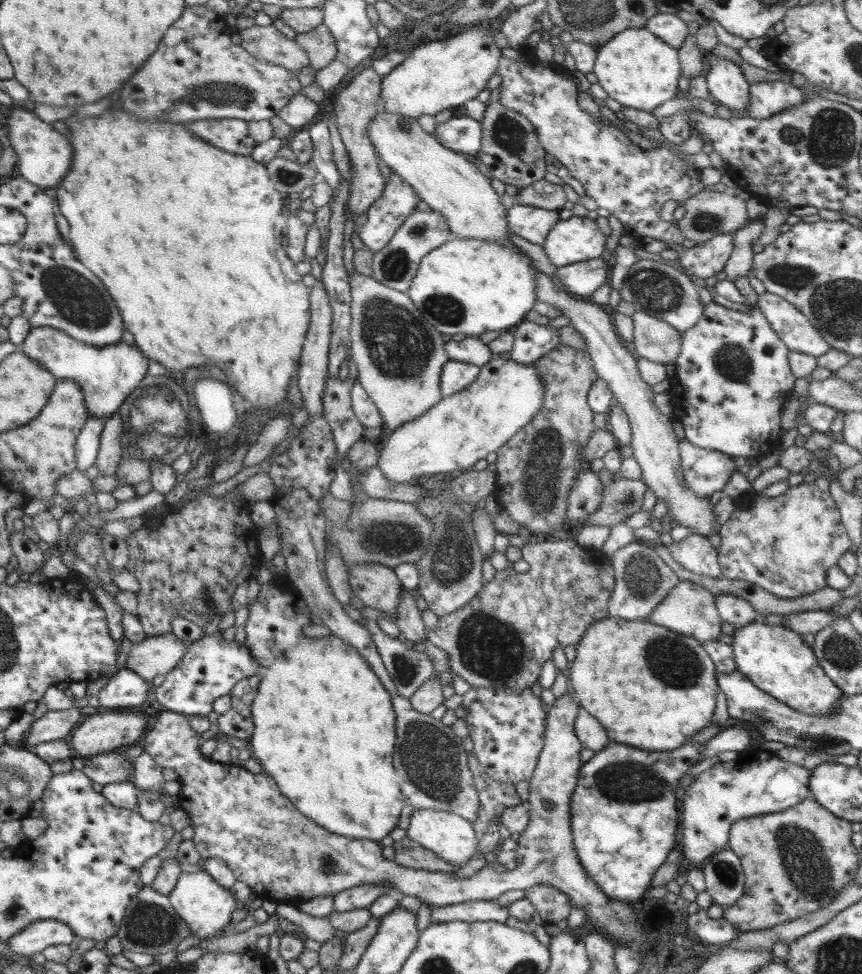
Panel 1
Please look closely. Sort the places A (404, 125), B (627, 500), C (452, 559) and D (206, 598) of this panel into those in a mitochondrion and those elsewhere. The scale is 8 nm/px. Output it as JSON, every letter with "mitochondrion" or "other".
{"A":"other","B":"mitochondrion","C":"mitochondrion","D":"mitochondrion"}

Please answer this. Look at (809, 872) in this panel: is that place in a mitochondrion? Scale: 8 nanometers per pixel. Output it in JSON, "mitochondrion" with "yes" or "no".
{"mitochondrion":"yes"}

